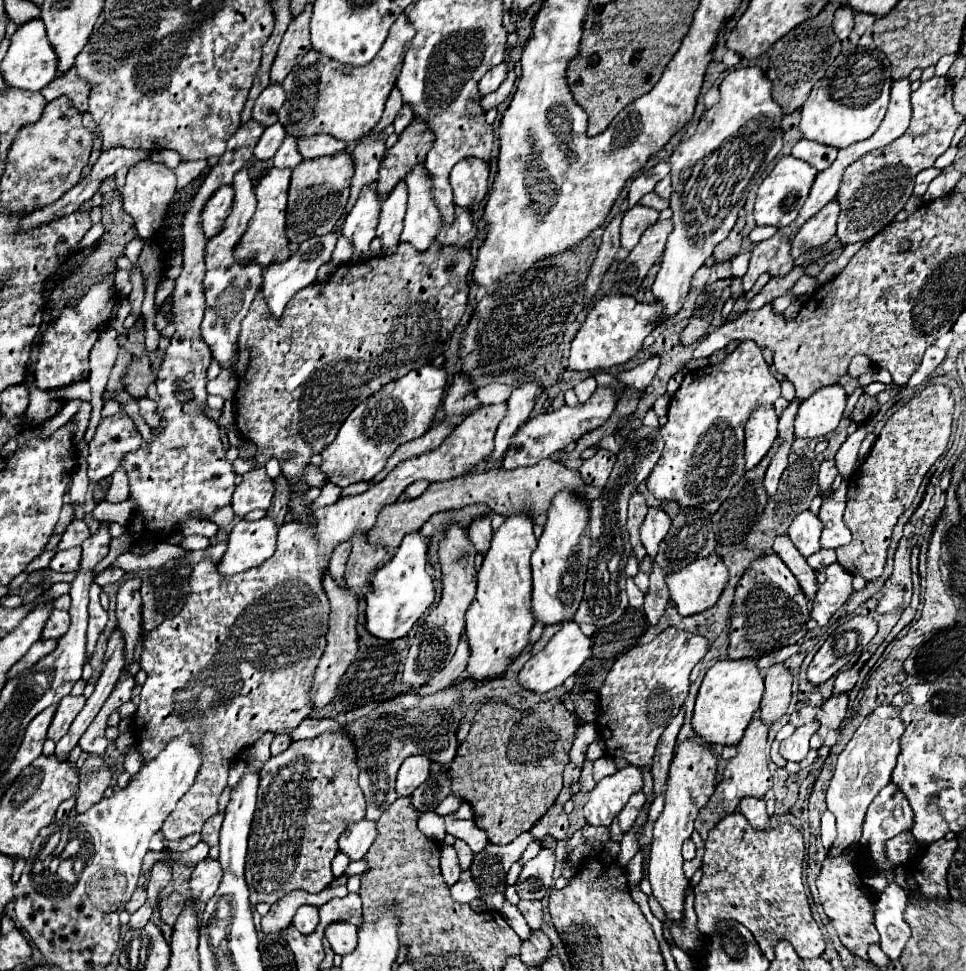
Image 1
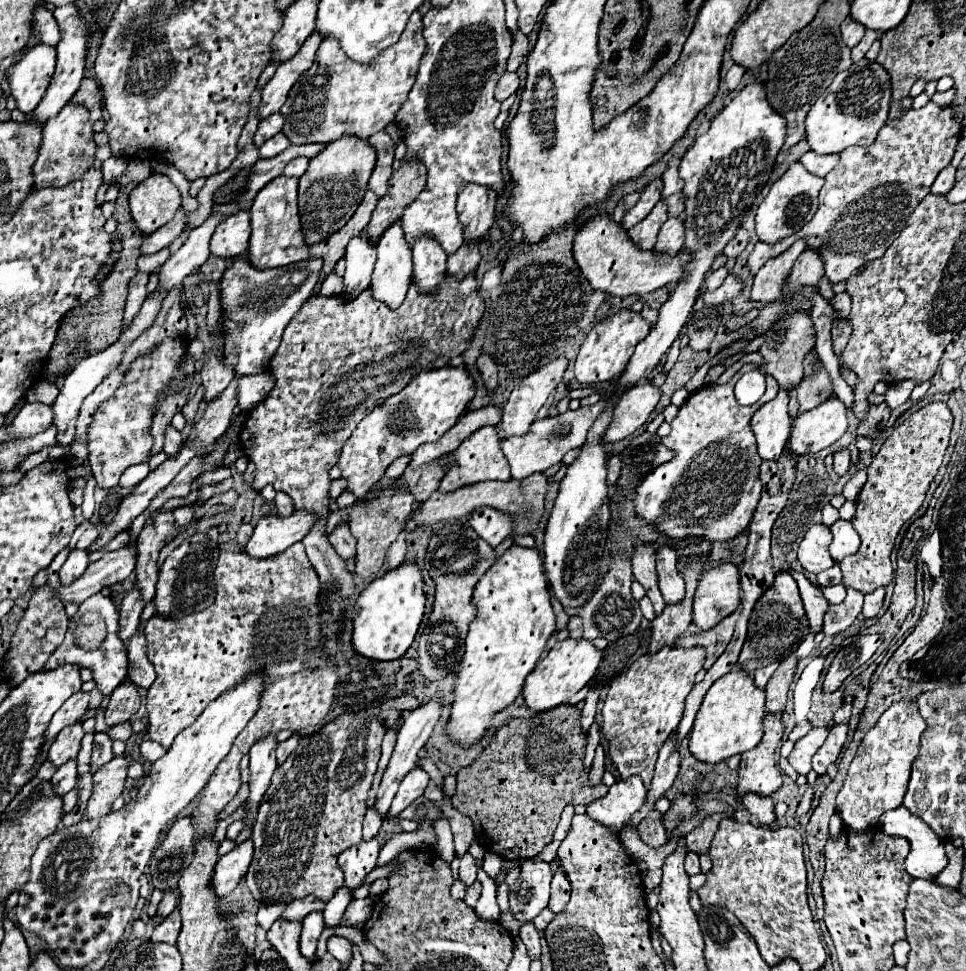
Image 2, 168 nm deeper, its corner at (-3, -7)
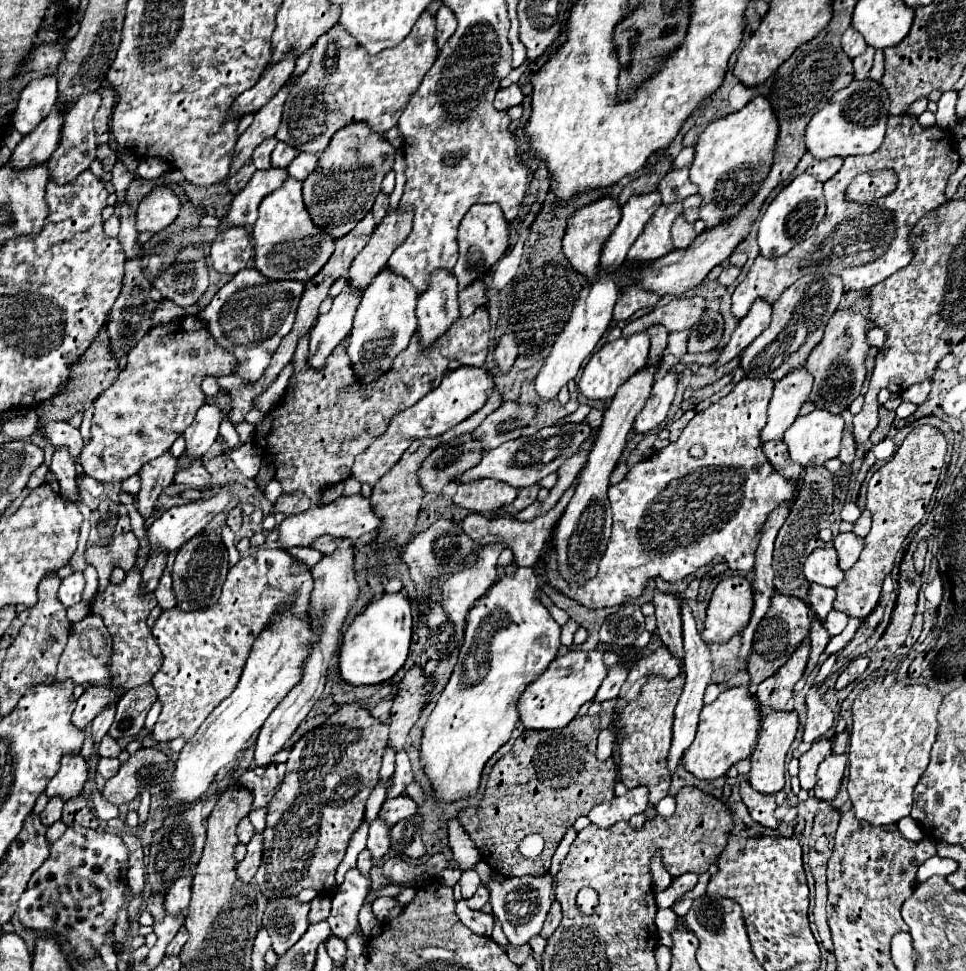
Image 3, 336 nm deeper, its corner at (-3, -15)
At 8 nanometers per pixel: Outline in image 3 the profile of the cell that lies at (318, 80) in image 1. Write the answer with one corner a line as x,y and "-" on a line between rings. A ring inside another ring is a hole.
429,11
421,13
415,27
407,35
407,39
403,39
397,47
385,49
377,55
369,55
363,47
357,47
357,41
353,41
353,35
349,35
349,31
345,31
345,27
335,25
333,29
329,29
325,35
321,35
317,39
315,49
311,53
309,69
291,87
287,101
285,101
285,109
283,109
283,121
281,121
281,127
275,137
283,143
297,147
299,151
319,155
325,151
325,147
329,145
335,131
339,131
341,127
355,123
355,121
365,121
375,133
383,135
385,131
389,131
391,127
397,125
401,111
409,103
413,91
417,91
417,87
421,85
423,75
435,63
437,55
439,55
439,51
435,45
435,19

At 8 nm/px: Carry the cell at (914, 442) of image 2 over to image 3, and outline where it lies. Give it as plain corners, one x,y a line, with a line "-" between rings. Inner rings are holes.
921,425
915,427
901,443
901,447
897,447
895,455
879,471
873,473
867,487
867,509
873,515
873,527
865,537
865,547
859,561
849,571
845,571
845,581
837,587
833,609
845,613
847,617
857,617
859,621
873,613
879,603
883,579
887,573
891,573
901,543
925,515
925,509
939,481
945,451
947,443
943,433
929,425

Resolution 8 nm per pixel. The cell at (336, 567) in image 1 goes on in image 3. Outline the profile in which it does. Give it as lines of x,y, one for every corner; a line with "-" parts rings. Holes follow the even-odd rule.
321,535
321,539
317,539
317,543
311,543
309,547
313,547
313,549
321,551
323,555
331,555
331,553
333,553
333,551
339,547
339,543
341,543
341,539
337,539
337,537

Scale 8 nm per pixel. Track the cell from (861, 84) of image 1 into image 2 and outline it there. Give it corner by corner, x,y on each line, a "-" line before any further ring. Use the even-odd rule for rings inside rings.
861,59
847,71
835,75
833,83
809,109
805,119
805,139
815,153
841,153
851,145
871,145
885,125
891,105
891,79
877,61

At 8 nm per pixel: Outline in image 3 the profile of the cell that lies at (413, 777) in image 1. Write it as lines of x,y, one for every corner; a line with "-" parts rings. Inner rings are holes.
401,795
397,799
385,801
383,807
381,807
381,811
379,811
379,815
381,815
381,819
385,819
385,823
389,823
389,827
393,827
401,819
407,819
407,817
415,815
415,811
417,811
415,801
409,799
409,797
405,797
405,795

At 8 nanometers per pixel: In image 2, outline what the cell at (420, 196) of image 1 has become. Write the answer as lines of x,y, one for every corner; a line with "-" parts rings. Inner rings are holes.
421,235
421,239
413,243
411,253
413,253
413,279
417,281
419,291
421,293
433,291
447,271
445,269
447,253
435,239
431,239
431,235

